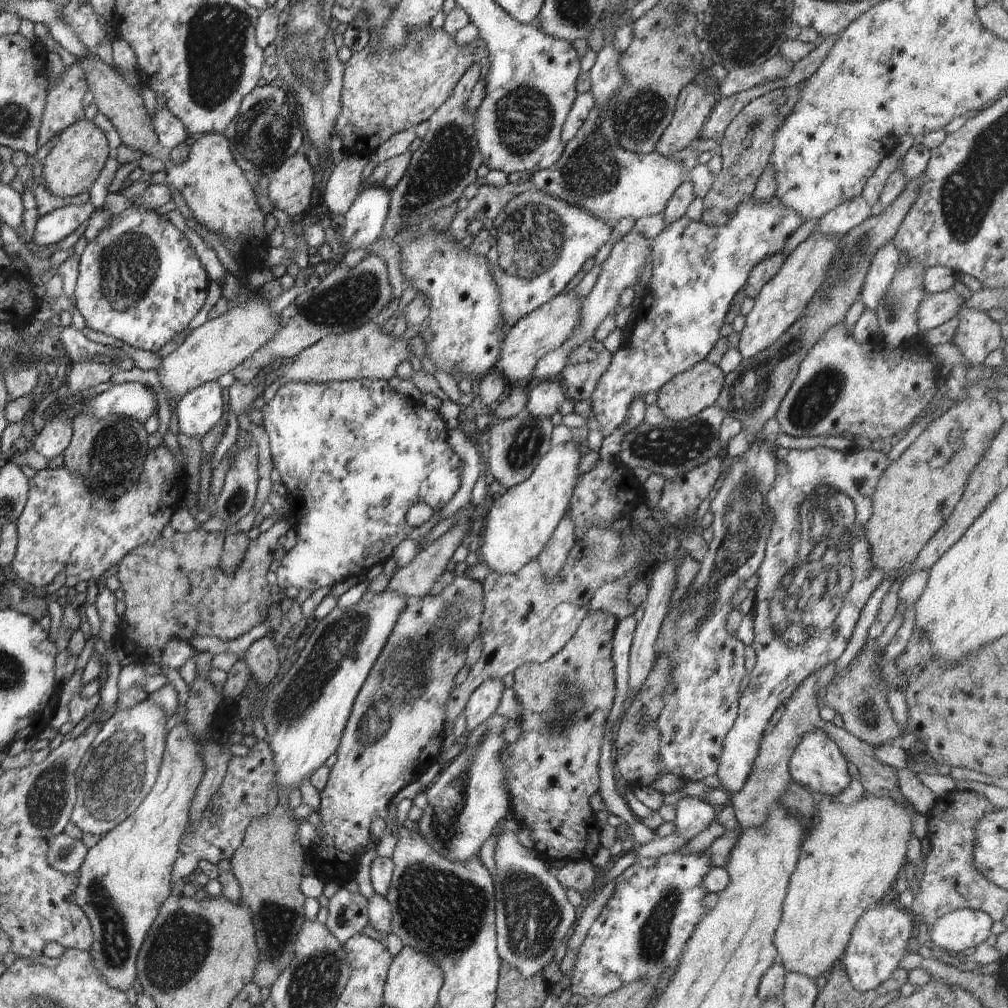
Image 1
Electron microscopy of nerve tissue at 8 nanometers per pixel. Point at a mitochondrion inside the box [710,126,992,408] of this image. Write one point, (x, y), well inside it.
(897, 300)

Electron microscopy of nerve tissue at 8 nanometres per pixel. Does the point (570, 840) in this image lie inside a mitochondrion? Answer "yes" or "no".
no

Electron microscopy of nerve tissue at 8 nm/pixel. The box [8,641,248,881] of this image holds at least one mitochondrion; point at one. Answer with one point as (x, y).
(120, 767)

